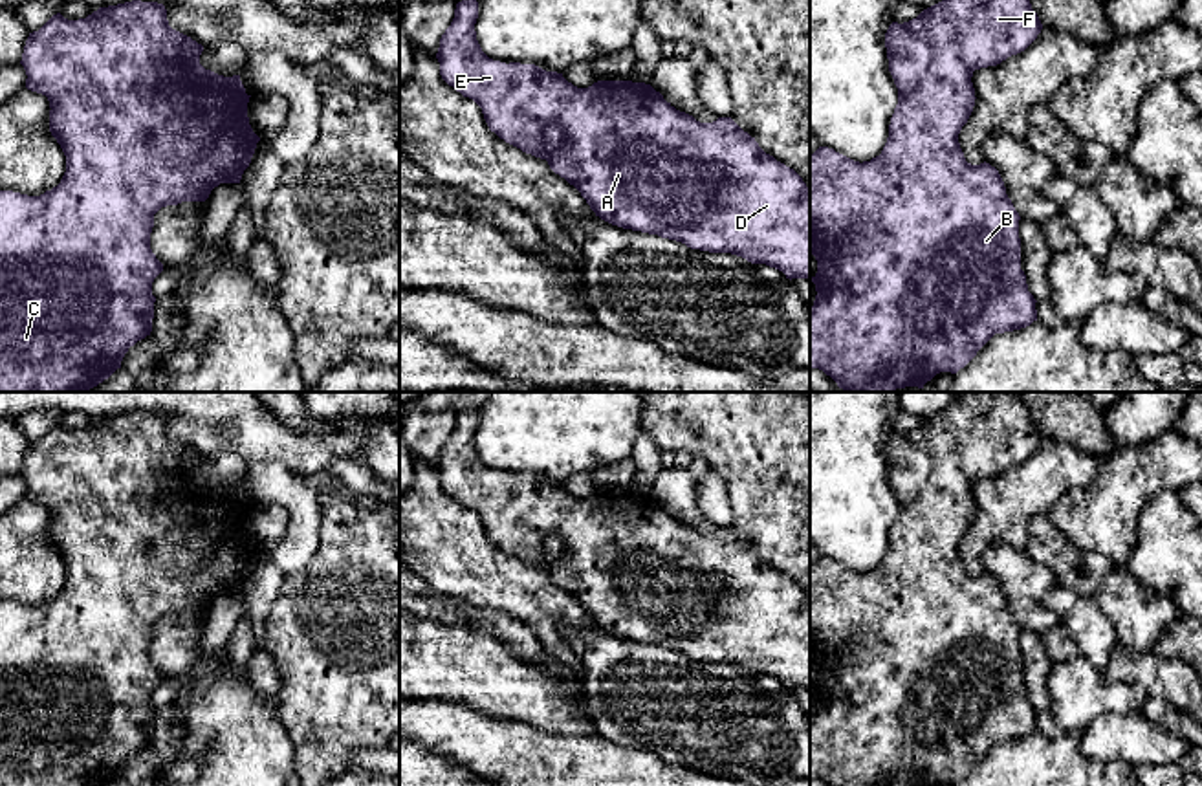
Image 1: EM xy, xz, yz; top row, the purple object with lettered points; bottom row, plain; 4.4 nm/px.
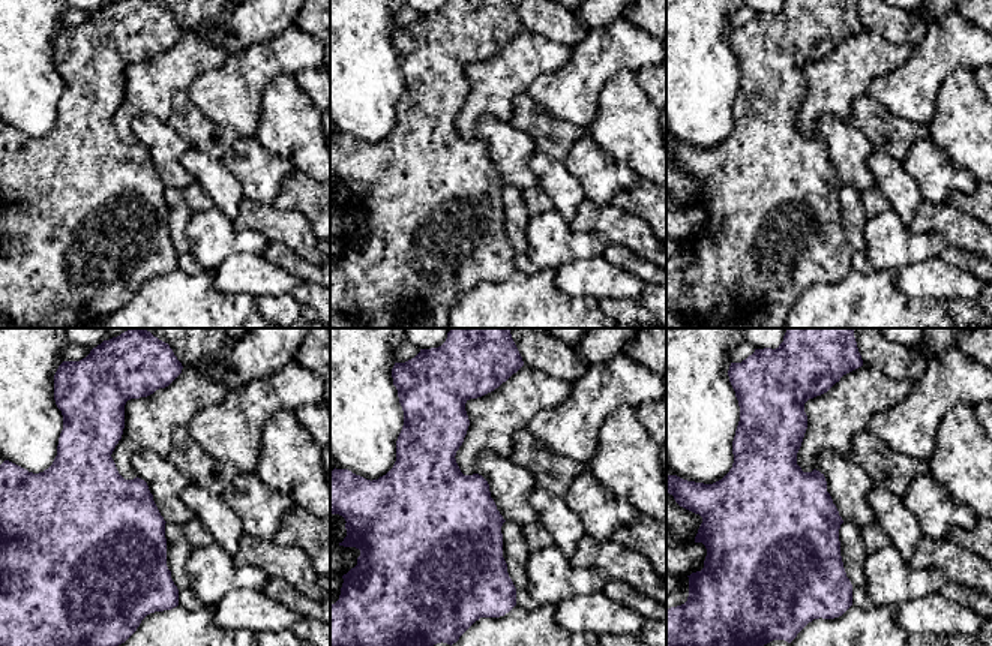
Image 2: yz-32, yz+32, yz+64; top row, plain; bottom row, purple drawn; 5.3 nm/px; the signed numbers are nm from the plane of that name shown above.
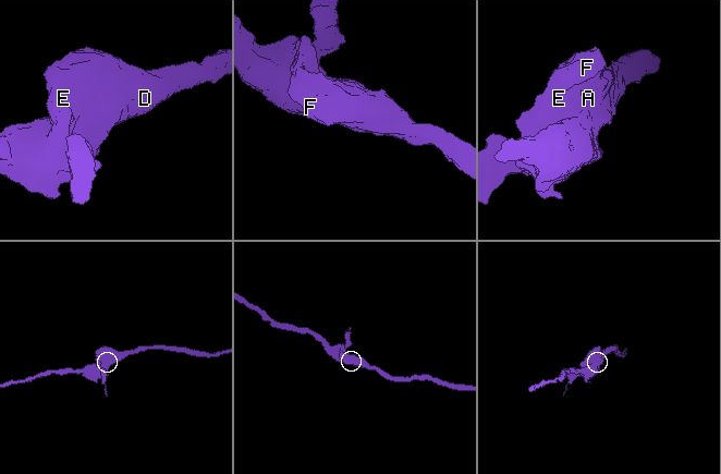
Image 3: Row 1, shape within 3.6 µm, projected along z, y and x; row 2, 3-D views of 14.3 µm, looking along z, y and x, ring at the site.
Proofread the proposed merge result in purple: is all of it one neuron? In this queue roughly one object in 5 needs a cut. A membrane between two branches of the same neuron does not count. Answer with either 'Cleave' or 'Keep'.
Keep

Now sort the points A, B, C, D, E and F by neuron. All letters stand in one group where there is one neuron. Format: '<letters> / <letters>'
A B C D E F

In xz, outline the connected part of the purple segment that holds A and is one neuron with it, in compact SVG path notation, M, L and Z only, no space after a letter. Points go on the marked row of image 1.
M476 0L456 4L454 18L436 53L442 79L482 108L489 130L500 139L546 159L555 174L581 192L596 216L623 229L682 242L691 249L731 253L751 264L766 264L790 280L810 280L810 189L793 169L766 154L731 117L700 123L645 82L597 81L577 88L563 73L535 64L493 60L476 40L476 18Z

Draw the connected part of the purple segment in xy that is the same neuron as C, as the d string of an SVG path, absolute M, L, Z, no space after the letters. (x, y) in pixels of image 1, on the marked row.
M132 0L99 7L86 18L68 20L53 15L38 31L29 33L20 64L26 70L26 88L49 101L49 132L66 156L66 172L57 187L40 196L0 191L0 392L88 392L117 368L130 346L152 332L154 302L152 282L163 264L150 249L154 214L181 202L205 202L220 183L240 183L260 137L247 117L249 97L240 75L224 77L200 64L203 46L172 29L167 9L158 2Z

